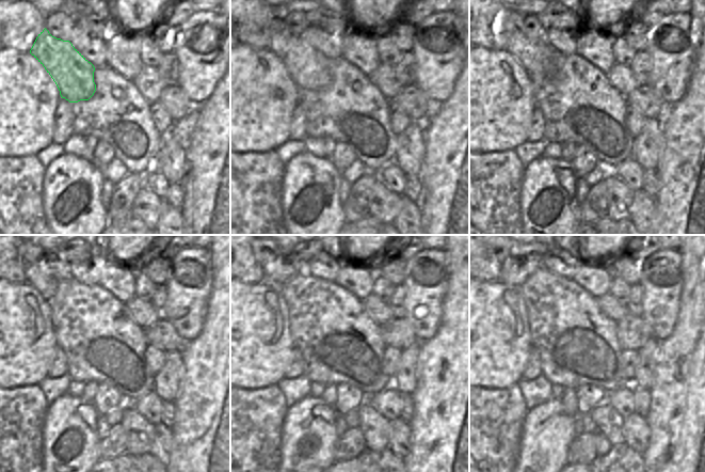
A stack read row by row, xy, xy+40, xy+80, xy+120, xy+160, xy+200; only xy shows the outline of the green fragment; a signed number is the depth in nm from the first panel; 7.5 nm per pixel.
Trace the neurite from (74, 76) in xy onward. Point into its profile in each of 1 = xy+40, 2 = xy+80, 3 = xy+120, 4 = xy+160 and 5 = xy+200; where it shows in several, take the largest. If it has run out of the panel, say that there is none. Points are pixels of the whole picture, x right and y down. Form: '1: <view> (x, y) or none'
1: xy+40 (308, 67)
2: xy+80 (533, 54)
3: xy+120 (29, 256)
4: xy+160 (263, 256)
5: xy+200 (500, 256)

